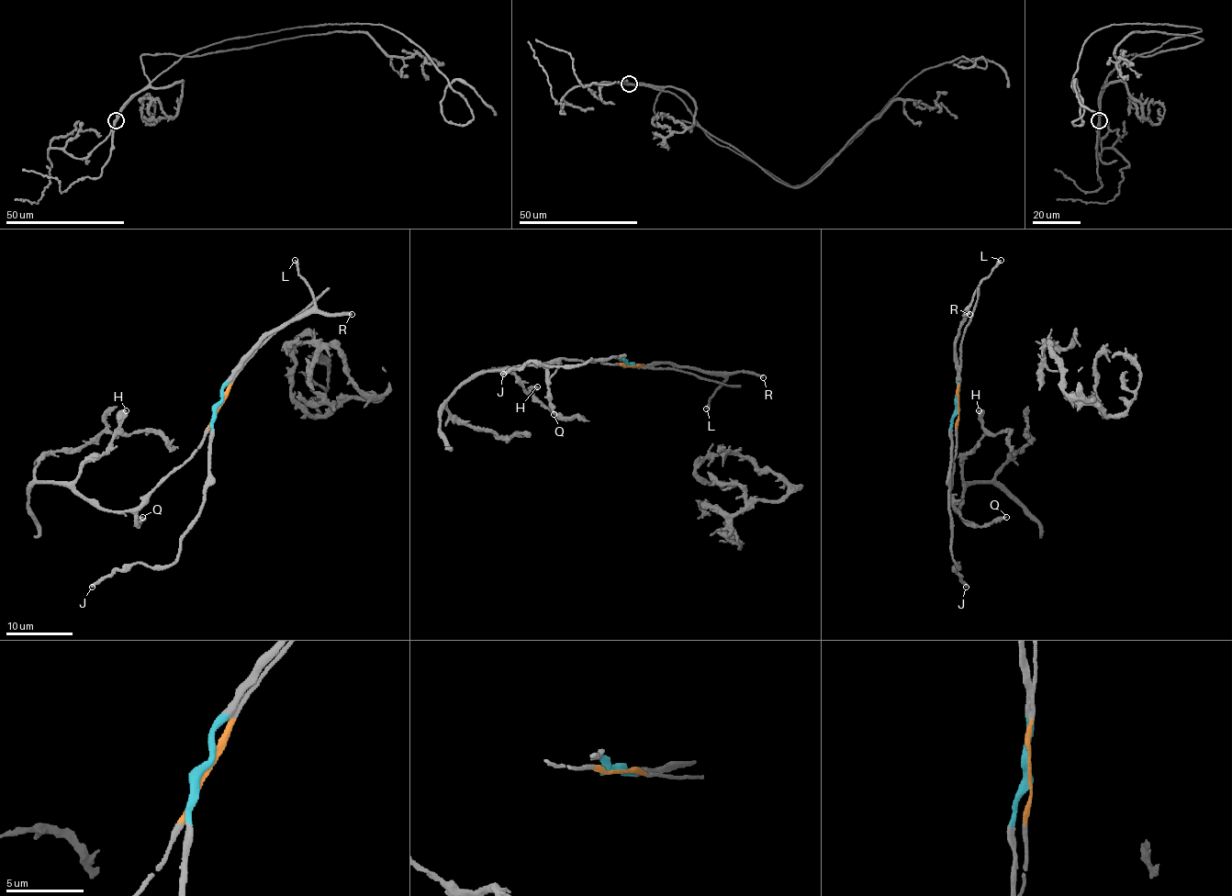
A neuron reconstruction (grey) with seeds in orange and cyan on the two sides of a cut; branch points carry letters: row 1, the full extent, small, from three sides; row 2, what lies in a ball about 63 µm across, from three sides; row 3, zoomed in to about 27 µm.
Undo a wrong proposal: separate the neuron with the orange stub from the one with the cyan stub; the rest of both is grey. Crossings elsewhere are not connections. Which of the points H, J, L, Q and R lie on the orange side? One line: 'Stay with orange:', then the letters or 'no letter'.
Stay with orange: H, Q

